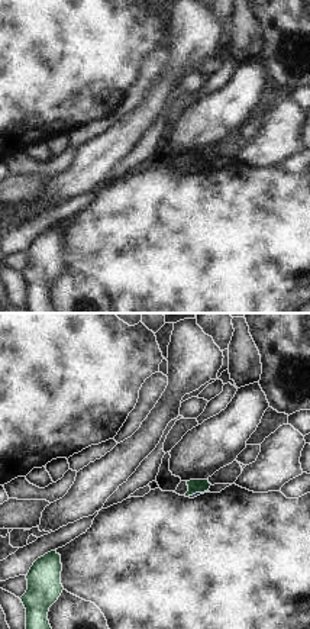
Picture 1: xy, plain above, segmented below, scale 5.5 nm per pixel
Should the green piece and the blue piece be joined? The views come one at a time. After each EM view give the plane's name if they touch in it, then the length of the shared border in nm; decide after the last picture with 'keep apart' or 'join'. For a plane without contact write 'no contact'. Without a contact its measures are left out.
meets green in xy; contact 130 nm long

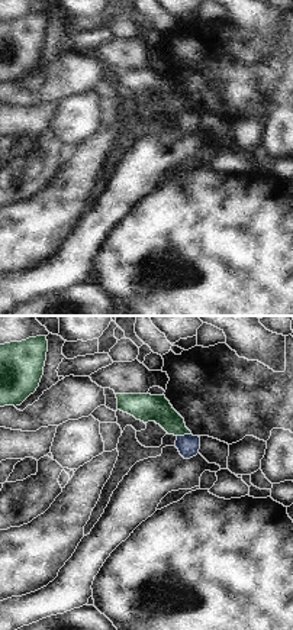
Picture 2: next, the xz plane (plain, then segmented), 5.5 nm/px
meets green in xz; contact 80 nm long

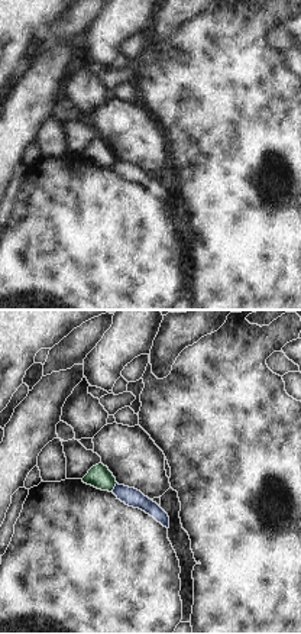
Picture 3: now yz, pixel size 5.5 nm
meets green in yz; contact 60 nm long

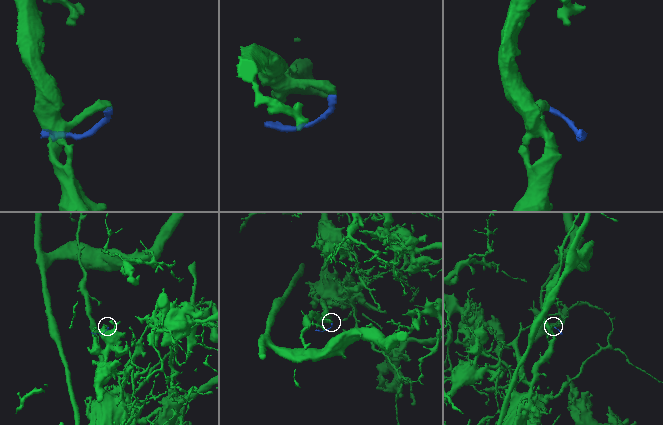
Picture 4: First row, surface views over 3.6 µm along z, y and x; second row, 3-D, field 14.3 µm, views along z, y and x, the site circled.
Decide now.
keep apart

